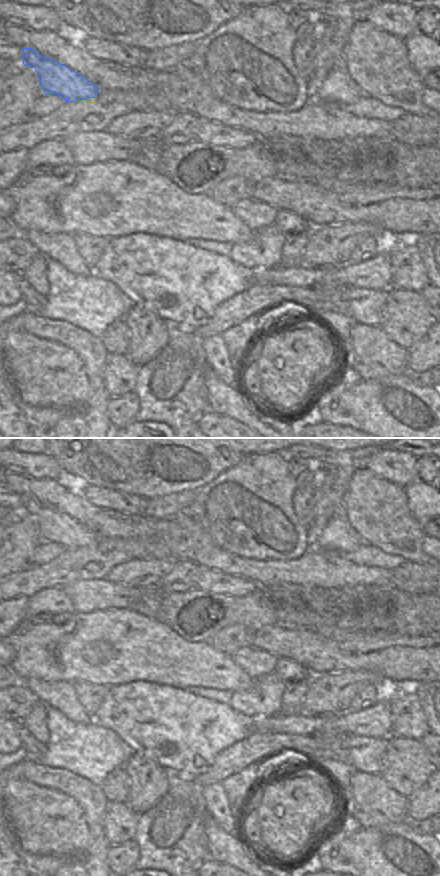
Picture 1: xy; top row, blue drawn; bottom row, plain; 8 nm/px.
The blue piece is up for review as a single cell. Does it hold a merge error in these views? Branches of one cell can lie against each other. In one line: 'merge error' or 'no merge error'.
no merge error

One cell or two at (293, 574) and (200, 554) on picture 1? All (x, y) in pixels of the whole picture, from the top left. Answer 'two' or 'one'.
one

